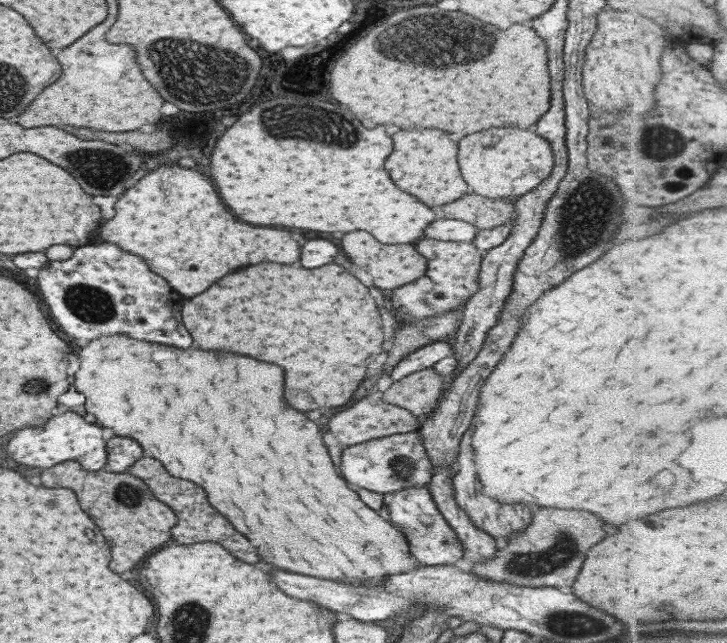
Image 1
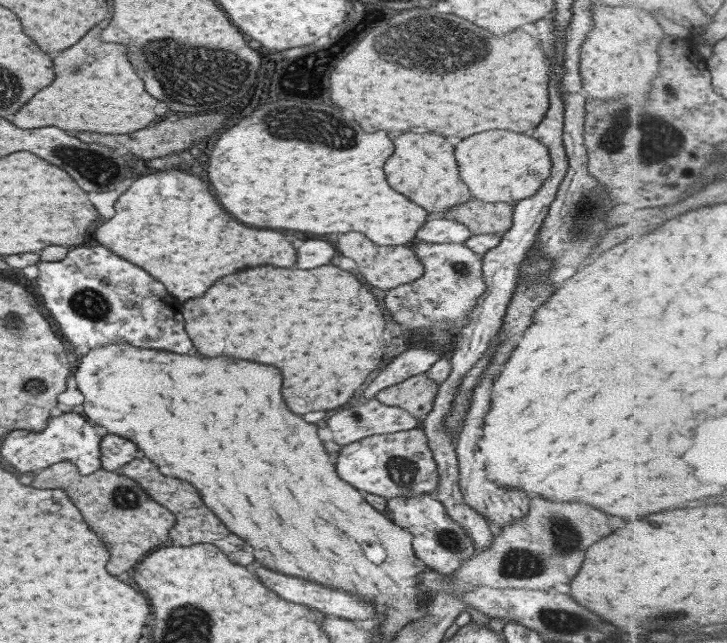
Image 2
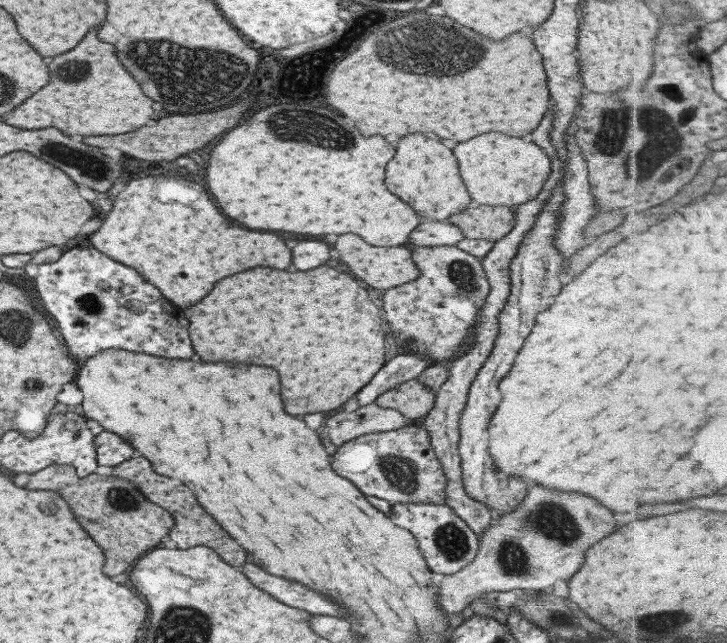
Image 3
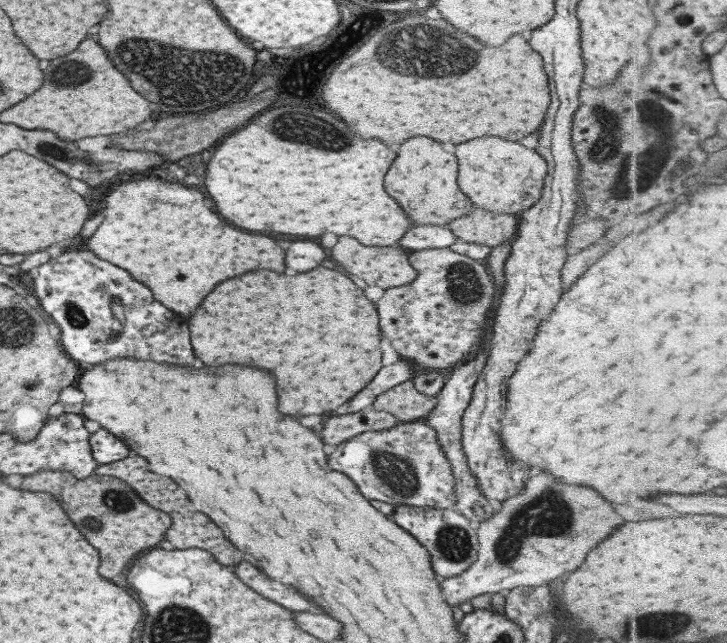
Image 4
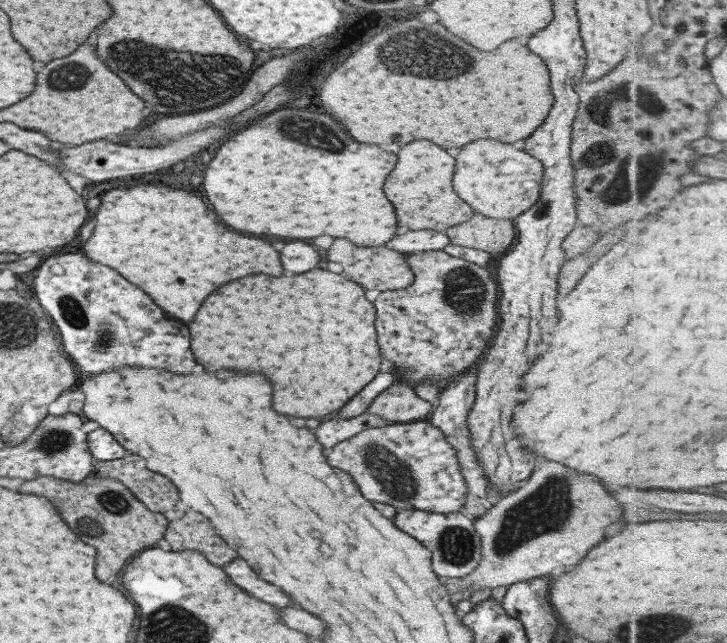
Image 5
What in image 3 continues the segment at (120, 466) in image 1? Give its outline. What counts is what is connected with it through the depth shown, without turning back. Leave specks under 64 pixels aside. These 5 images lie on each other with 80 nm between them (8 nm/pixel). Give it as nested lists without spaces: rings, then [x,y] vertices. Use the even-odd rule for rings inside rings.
[[[99,432],[93,437],[96,463],[99,466],[117,466],[131,458],[131,446],[110,432]]]

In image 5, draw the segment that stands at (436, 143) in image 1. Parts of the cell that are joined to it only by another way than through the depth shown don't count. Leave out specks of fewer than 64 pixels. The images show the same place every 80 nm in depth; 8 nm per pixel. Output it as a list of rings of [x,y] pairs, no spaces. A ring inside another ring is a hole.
[[[415,140],[401,146],[397,164],[383,184],[385,198],[395,208],[397,226],[405,226],[409,230],[445,232],[448,228],[469,220],[475,212],[451,190],[451,174],[453,158],[439,146],[427,140]]]

